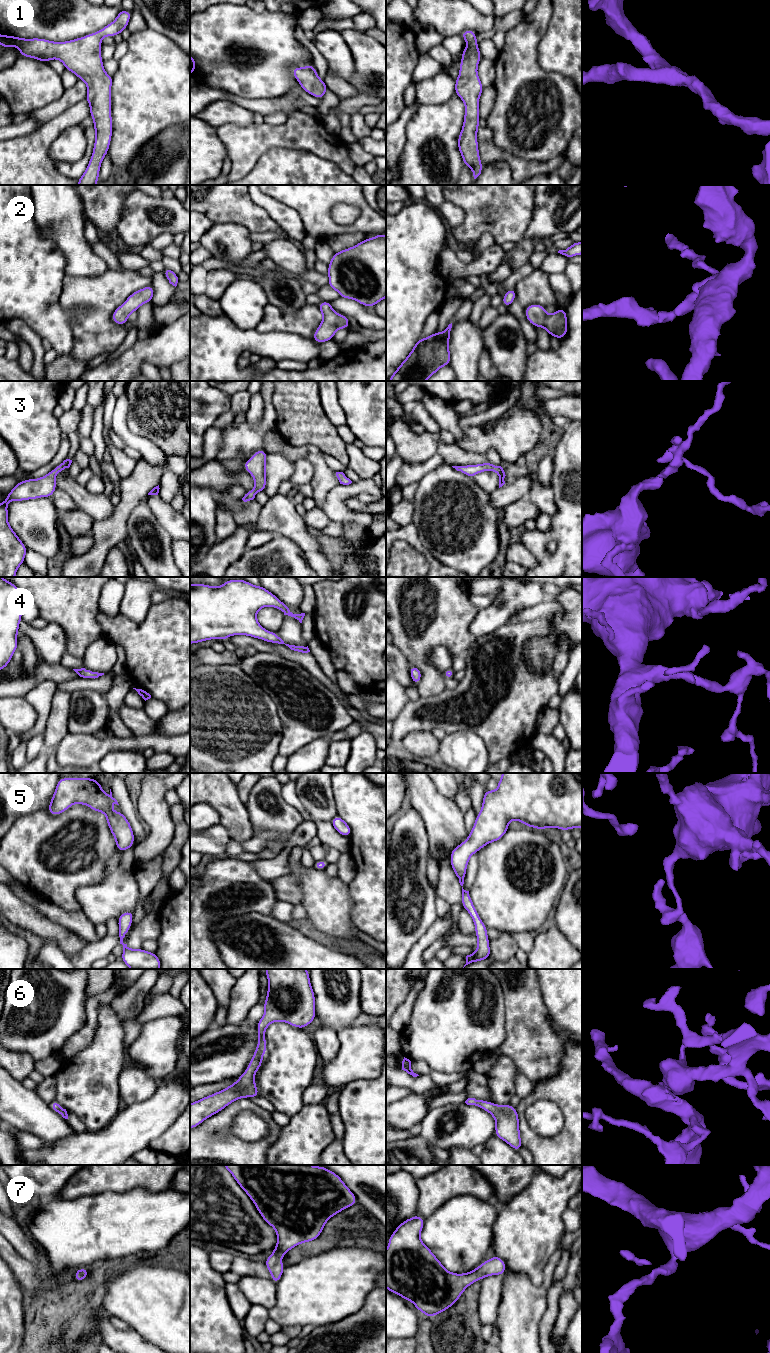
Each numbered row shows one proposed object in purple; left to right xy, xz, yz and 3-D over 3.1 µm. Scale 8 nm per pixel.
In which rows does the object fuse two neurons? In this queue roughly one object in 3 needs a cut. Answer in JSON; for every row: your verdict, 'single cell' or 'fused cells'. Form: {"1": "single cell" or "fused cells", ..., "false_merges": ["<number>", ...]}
{"1": "single cell", "2": "single cell", "3": "single cell", "4": "single cell", "5": "single cell", "6": "single cell", "7": "single cell", "false_merges": []}

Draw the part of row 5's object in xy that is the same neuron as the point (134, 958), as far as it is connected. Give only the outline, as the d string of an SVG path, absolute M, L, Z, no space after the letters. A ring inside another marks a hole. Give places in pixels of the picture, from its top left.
M126 911L118 917L118 934L120 944L123 945L121 959L131 969L160 969L161 962L156 953L144 949L130 949L123 943L123 938L128 933L133 920L134 912Z

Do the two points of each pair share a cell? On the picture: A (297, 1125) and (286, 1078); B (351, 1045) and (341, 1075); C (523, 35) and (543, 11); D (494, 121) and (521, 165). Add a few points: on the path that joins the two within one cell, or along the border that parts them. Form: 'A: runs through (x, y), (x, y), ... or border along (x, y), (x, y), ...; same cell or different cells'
A: border along (304, 1105), (290, 1117); different cells
B: runs through (351, 1052), (351, 1062), (345, 1068); same cell
C: runs through (529, 29), (540, 17); same cell
D: border along (495, 145), (526, 160), (537, 160), (539, 162); different cells

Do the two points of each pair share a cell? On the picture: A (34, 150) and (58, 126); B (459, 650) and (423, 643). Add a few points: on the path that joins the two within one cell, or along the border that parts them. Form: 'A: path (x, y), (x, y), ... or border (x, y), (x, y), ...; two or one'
A: path (39, 144), (52, 131); one
B: path (450, 641), (432, 640); one

